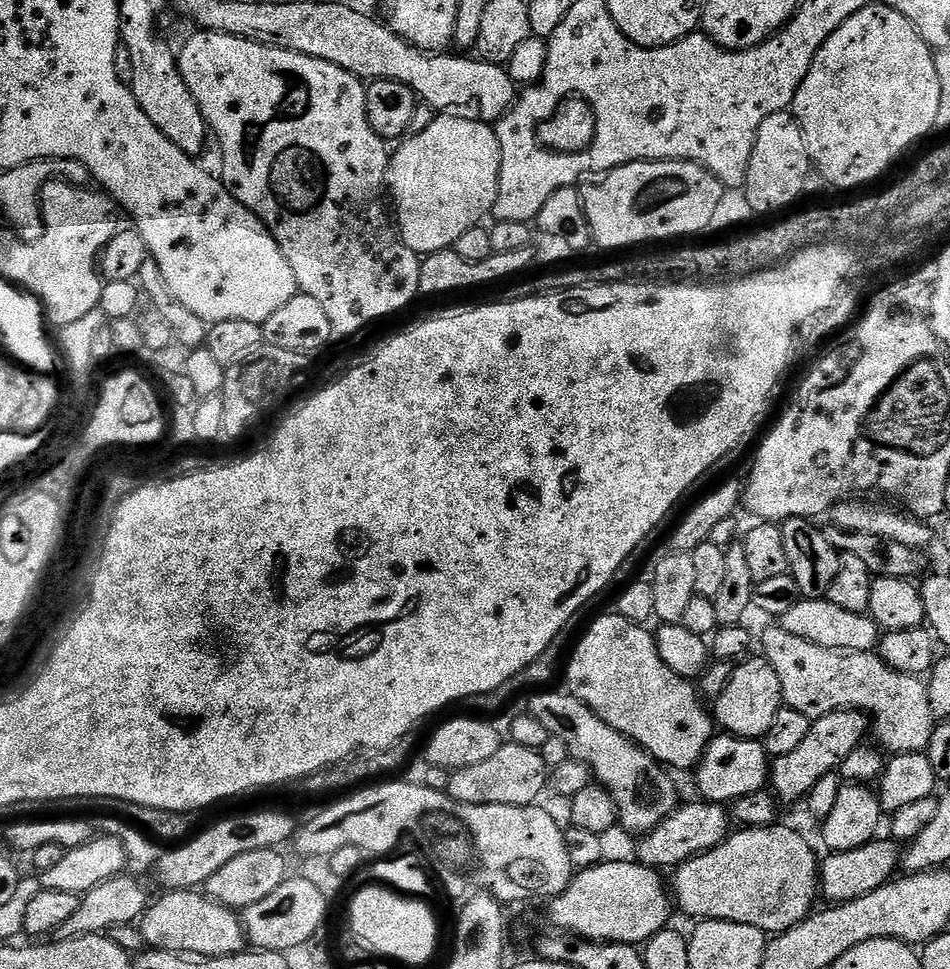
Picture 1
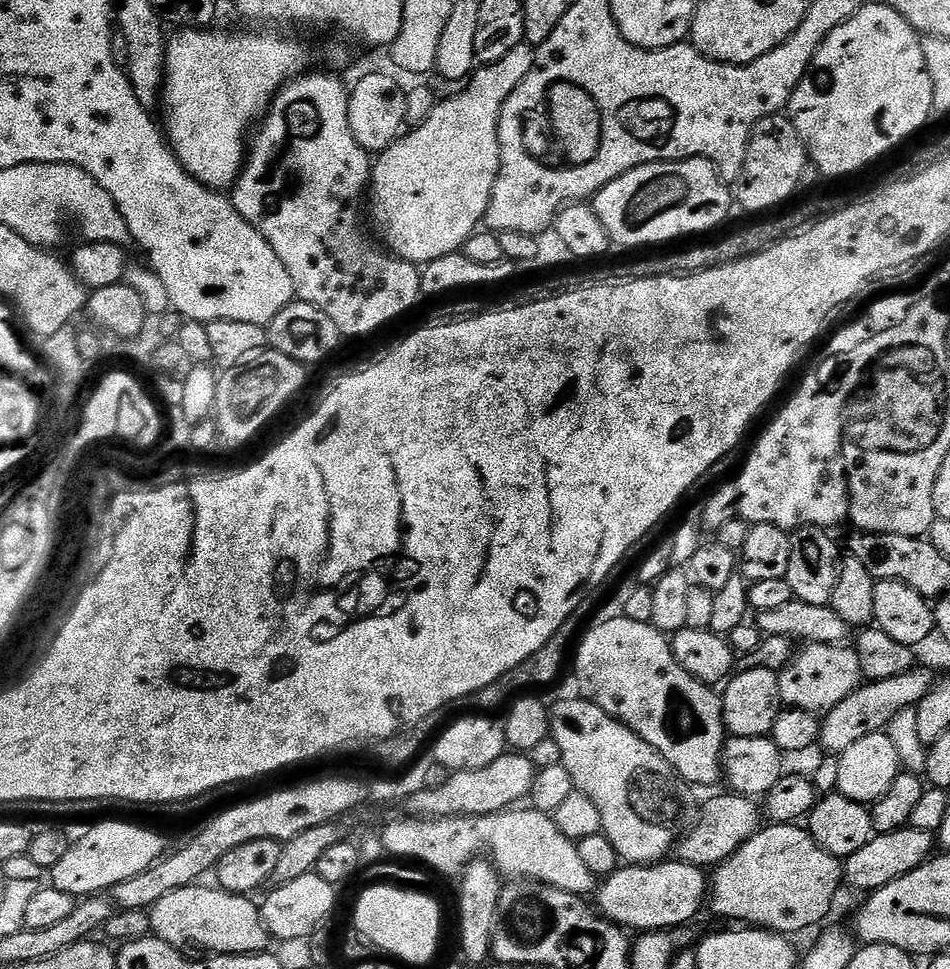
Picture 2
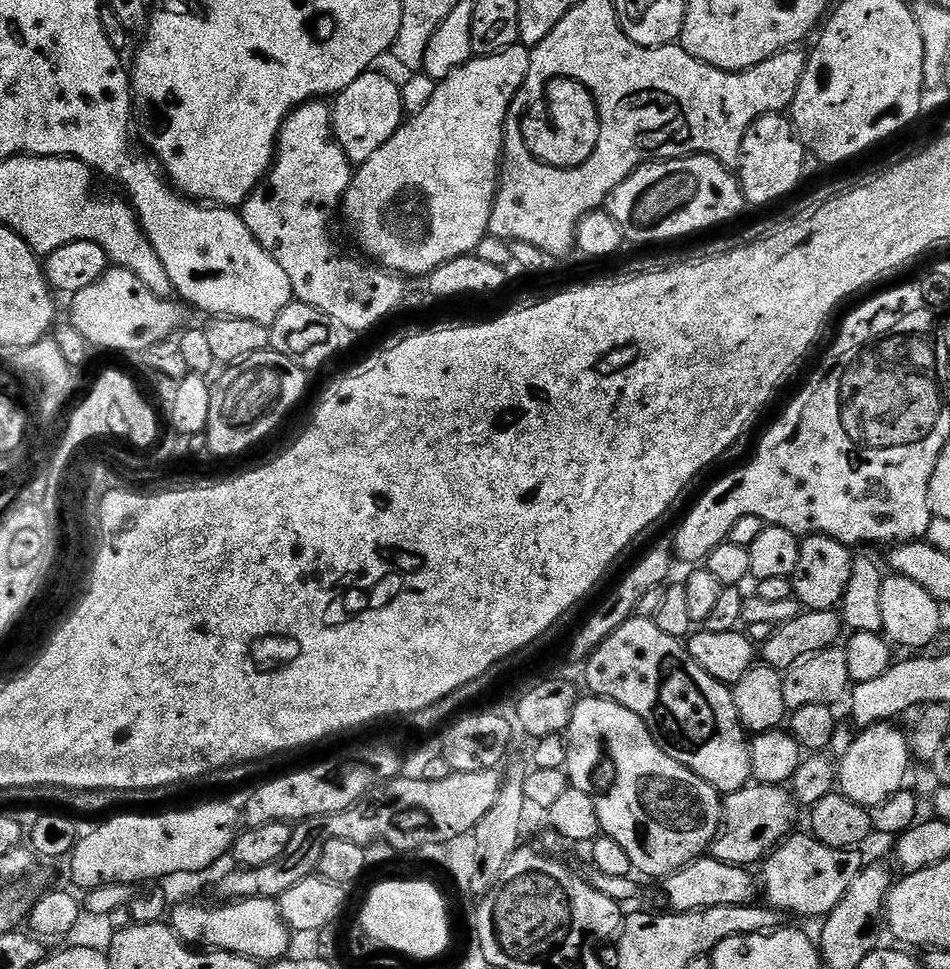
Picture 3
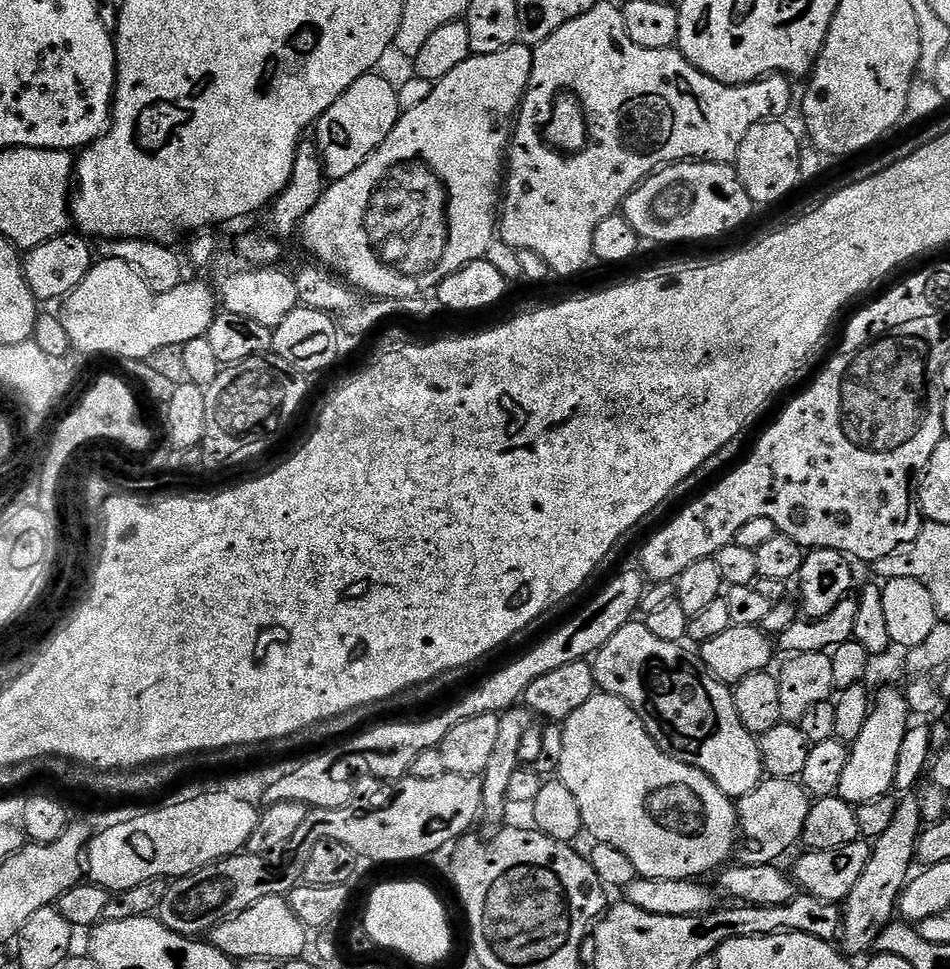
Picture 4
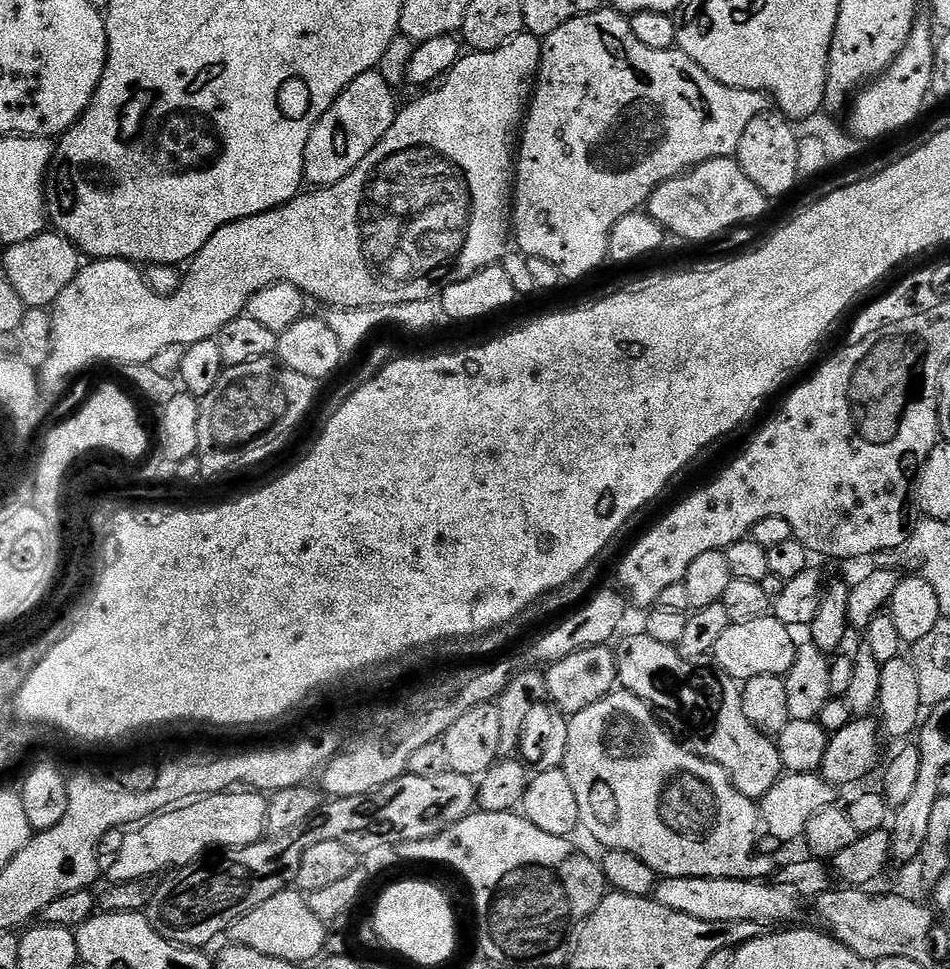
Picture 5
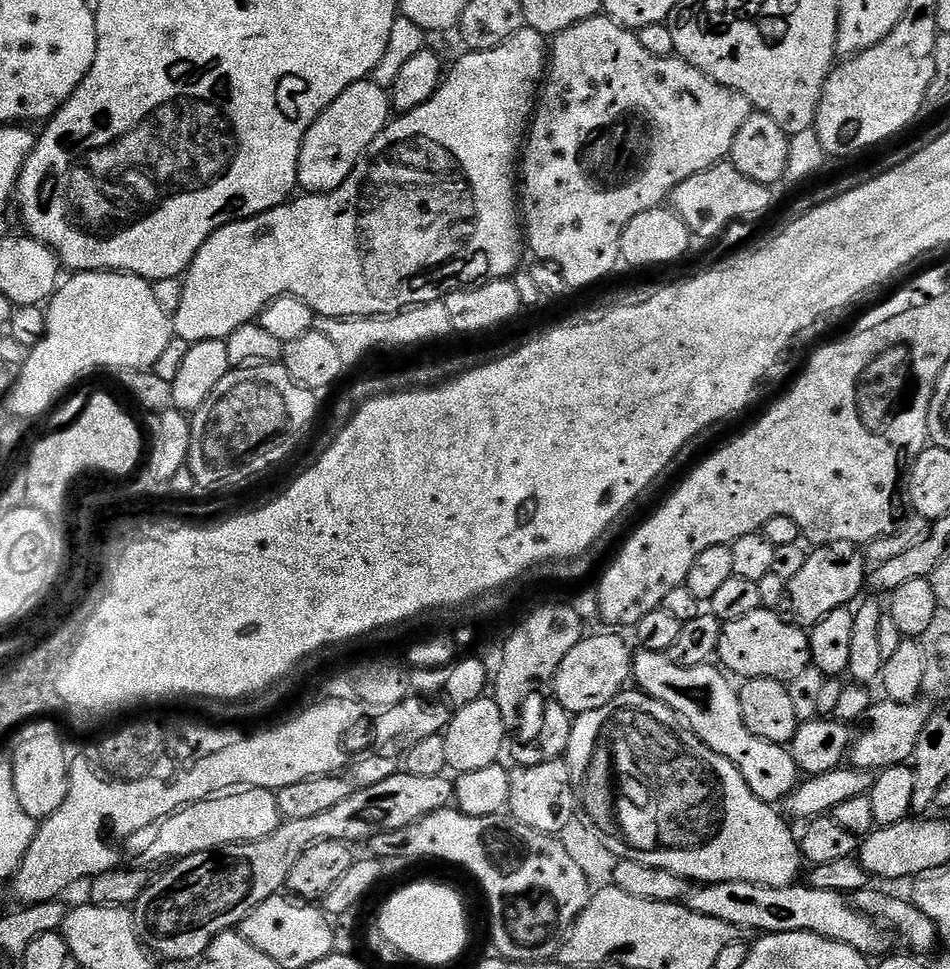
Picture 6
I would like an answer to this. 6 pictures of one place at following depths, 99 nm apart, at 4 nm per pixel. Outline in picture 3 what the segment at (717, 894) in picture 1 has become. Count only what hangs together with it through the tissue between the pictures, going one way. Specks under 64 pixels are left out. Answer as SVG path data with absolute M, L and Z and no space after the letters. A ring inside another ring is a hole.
M792 834L781 840L763 861L764 873L759 873L758 876L759 883L762 885L762 896L765 896L763 899L767 907L777 908L779 912L785 914L797 912L800 916L823 918L834 910L834 906L838 906L838 902L842 902L842 894L846 894L850 882L854 882L861 868L865 867L866 860L859 856L859 851L850 848L831 848L818 842L811 834L796 835Z

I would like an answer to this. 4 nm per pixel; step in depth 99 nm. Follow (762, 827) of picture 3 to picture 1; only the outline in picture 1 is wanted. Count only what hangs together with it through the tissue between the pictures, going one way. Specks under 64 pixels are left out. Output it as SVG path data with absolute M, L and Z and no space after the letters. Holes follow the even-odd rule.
M699 802L700 804L681 803L676 811L669 816L654 830L643 833L636 844L635 859L647 868L657 870L675 870L690 858L699 856L702 852L714 850L723 840L730 835L730 816L725 805L711 802Z

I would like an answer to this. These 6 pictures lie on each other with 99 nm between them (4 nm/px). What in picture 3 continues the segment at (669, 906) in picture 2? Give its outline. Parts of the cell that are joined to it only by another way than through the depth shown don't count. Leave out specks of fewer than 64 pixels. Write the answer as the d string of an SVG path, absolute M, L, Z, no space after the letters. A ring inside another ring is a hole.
M705 854L663 877L664 896L672 912L697 912L718 906L742 906L753 903L758 896L758 880L747 867L727 864Z

